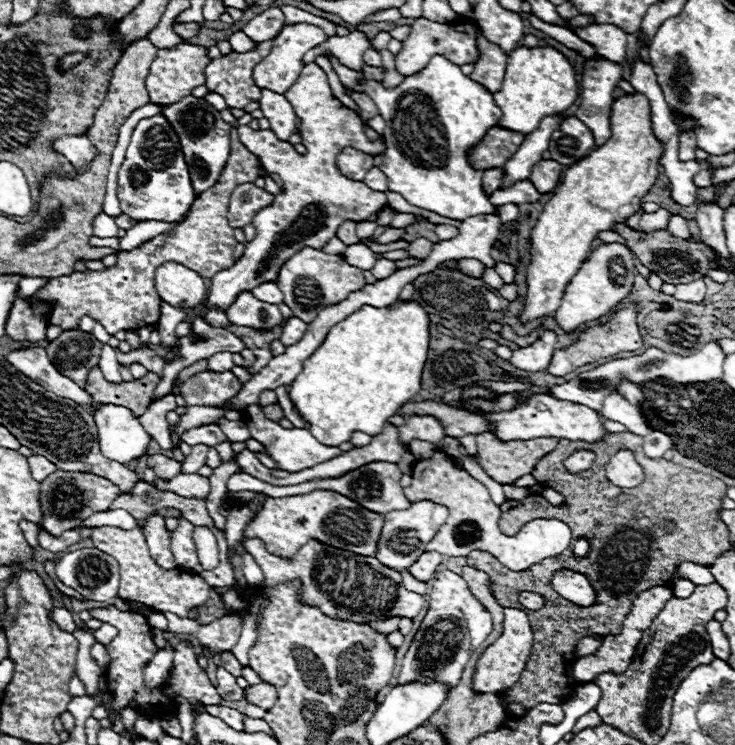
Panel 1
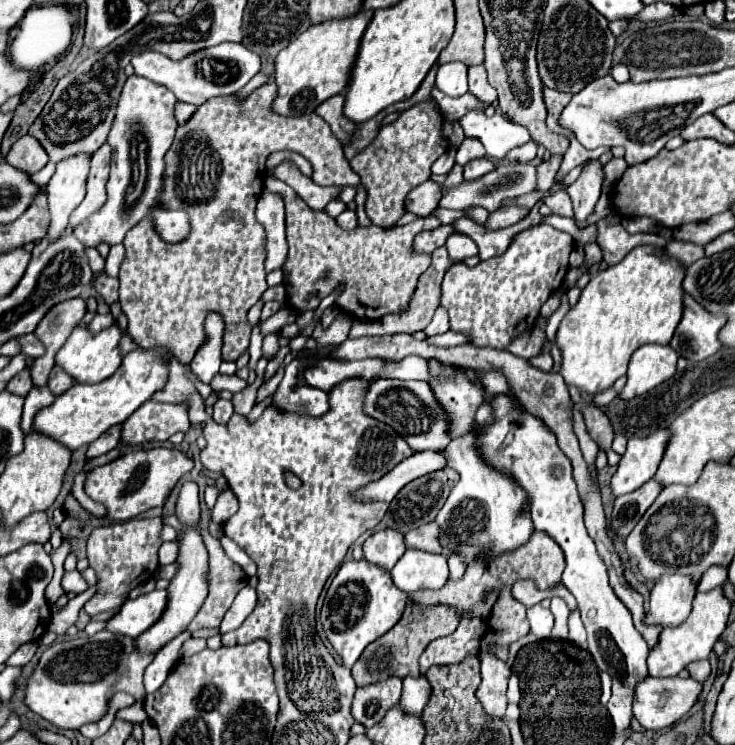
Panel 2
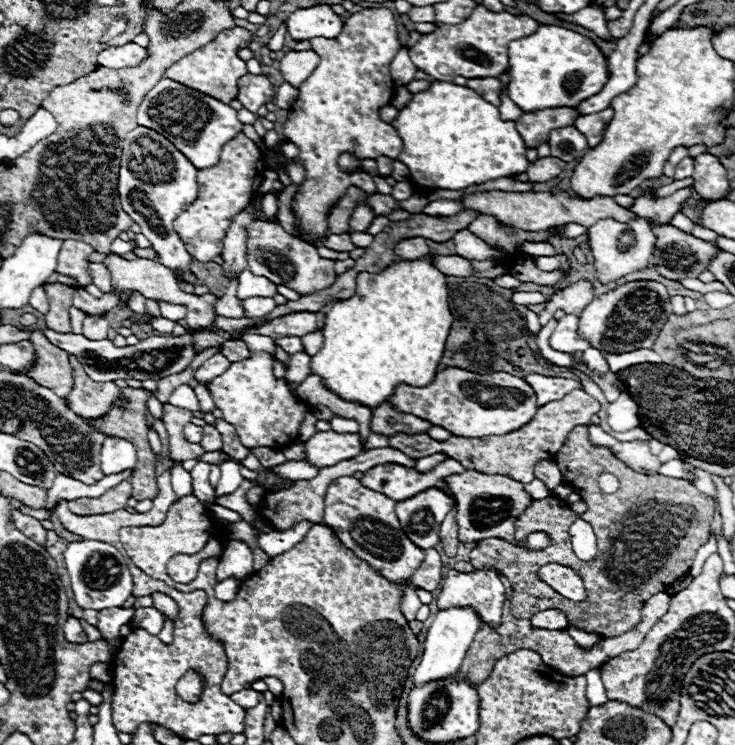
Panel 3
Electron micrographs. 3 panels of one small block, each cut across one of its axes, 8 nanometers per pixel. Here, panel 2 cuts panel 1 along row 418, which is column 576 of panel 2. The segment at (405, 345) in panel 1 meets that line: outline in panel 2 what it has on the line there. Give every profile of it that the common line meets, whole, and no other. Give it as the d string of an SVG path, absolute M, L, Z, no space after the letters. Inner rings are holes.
M636 246L618 264L598 270L582 290L578 304L562 318L556 334L564 356L560 374L566 384L598 394L626 374L636 348L650 342L668 345L682 320L684 272L686 266L656 246Z

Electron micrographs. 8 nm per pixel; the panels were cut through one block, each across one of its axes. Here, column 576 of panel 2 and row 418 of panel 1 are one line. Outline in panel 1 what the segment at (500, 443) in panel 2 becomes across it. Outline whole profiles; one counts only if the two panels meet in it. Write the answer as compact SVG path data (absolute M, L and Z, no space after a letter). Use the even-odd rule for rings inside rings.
M532 396L530 402L526 406L520 406L512 412L500 412L500 414L486 414L492 422L494 422L494 434L500 440L532 440L532 438L566 438L566 440L582 440L582 442L598 442L602 440L608 430L602 424L602 416L600 412L588 408L588 406L580 406L580 404L572 404L572 402L564 402L558 400L554 396Z

